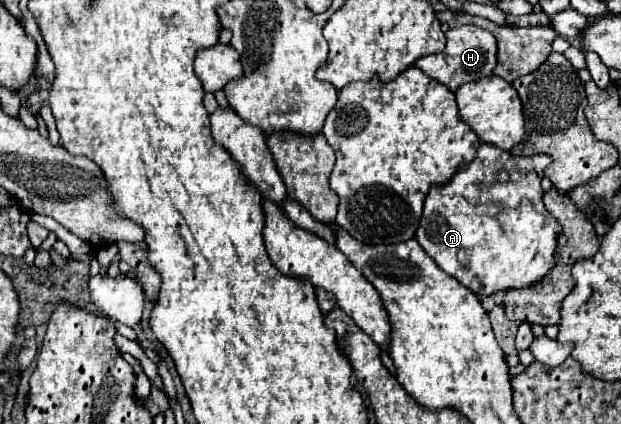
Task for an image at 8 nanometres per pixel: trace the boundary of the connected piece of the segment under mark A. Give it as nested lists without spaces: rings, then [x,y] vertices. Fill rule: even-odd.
[[[480,144],[478,156],[468,166],[454,174],[446,186],[434,186],[428,192],[424,214],[414,238],[446,274],[454,276],[462,286],[478,296],[490,296],[494,292],[506,292],[510,288],[520,290],[542,282],[544,276],[556,266],[558,236],[562,234],[556,218],[546,210],[542,202],[544,192],[540,188],[540,182],[550,160],[552,158],[548,154],[522,158],[512,156],[498,146]]]

